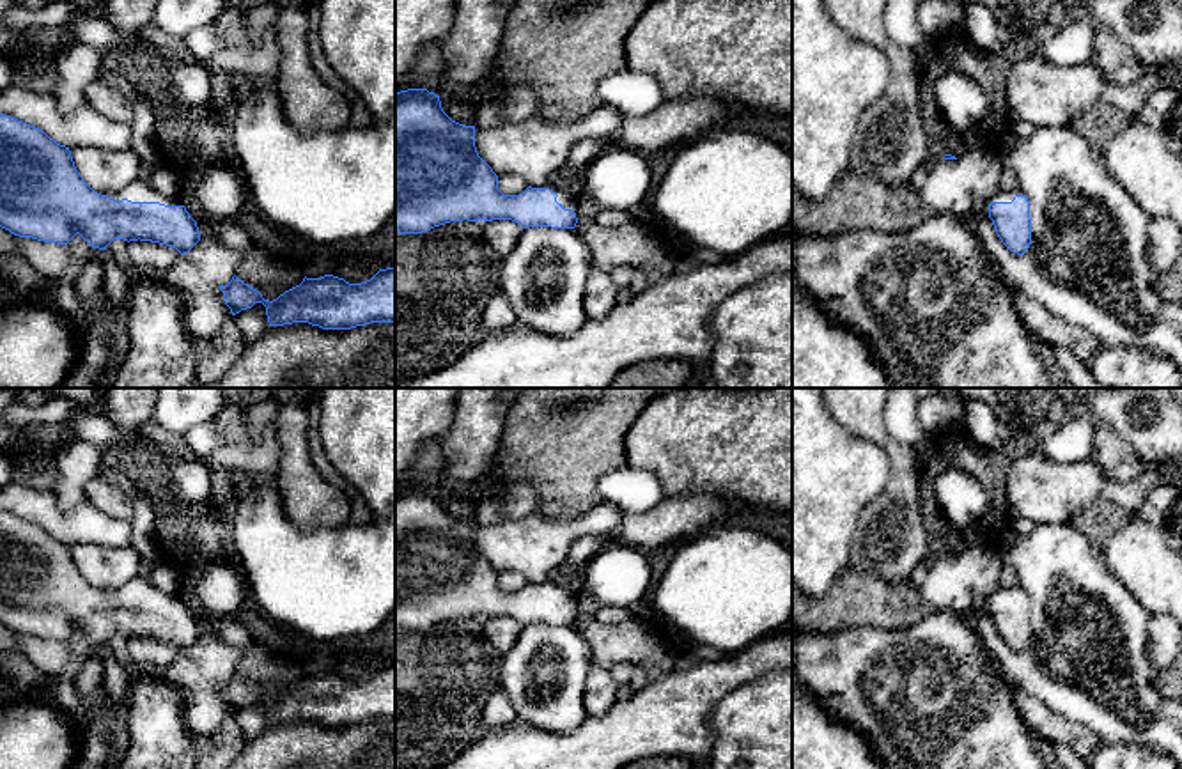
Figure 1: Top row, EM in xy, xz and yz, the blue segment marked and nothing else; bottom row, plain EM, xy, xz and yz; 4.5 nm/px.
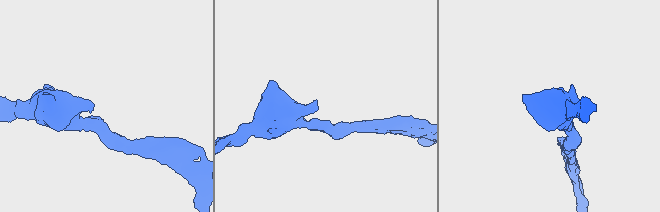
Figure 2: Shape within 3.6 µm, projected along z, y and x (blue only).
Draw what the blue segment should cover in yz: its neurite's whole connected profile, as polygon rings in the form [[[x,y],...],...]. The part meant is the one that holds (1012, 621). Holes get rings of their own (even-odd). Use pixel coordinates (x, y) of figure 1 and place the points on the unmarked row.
[[[1017,585],[996,586],[985,599],[985,611],[992,617],[1001,640],[1023,652],[1031,641],[1031,615],[1028,594]]]

